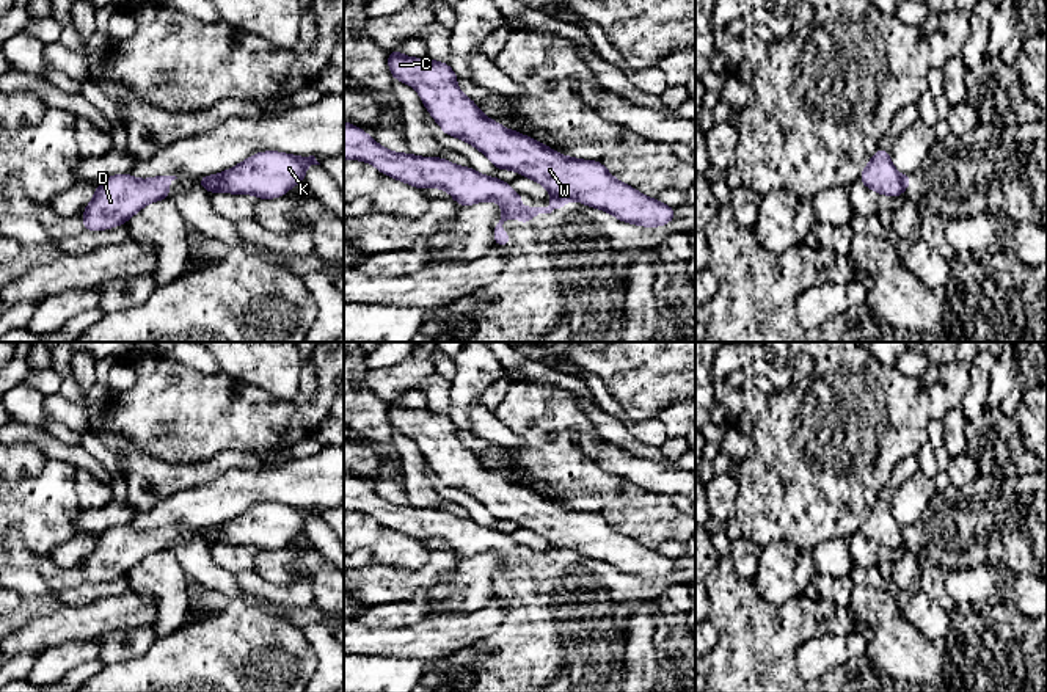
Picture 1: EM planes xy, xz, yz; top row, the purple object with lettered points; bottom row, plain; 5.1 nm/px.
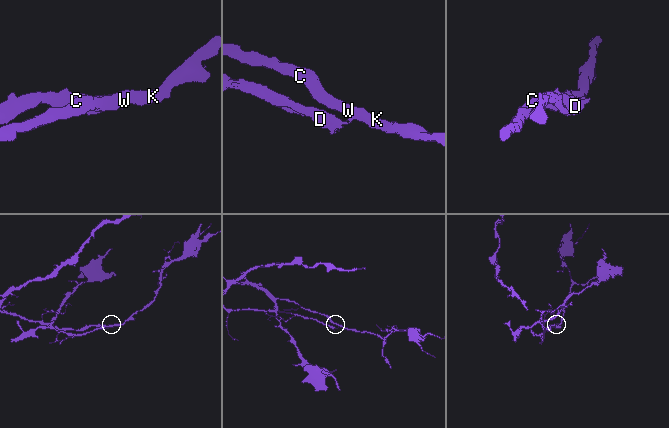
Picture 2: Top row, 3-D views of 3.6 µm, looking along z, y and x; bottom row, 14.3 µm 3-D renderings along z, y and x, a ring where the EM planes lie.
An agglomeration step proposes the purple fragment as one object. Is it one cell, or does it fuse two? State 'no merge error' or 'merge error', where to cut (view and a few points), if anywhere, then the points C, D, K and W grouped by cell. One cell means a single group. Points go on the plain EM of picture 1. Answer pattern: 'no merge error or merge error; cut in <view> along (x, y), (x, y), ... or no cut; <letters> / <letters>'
merge error; cut in xy along (214, 526), (215, 535), (207, 543); C K W / D

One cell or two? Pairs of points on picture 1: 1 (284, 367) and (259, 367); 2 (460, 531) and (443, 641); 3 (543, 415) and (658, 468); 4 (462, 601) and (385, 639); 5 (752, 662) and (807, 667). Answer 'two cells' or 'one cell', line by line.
1: one cell
2: two cells
3: two cells
4: two cells
5: two cells

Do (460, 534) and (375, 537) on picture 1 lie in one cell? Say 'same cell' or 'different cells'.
different cells

